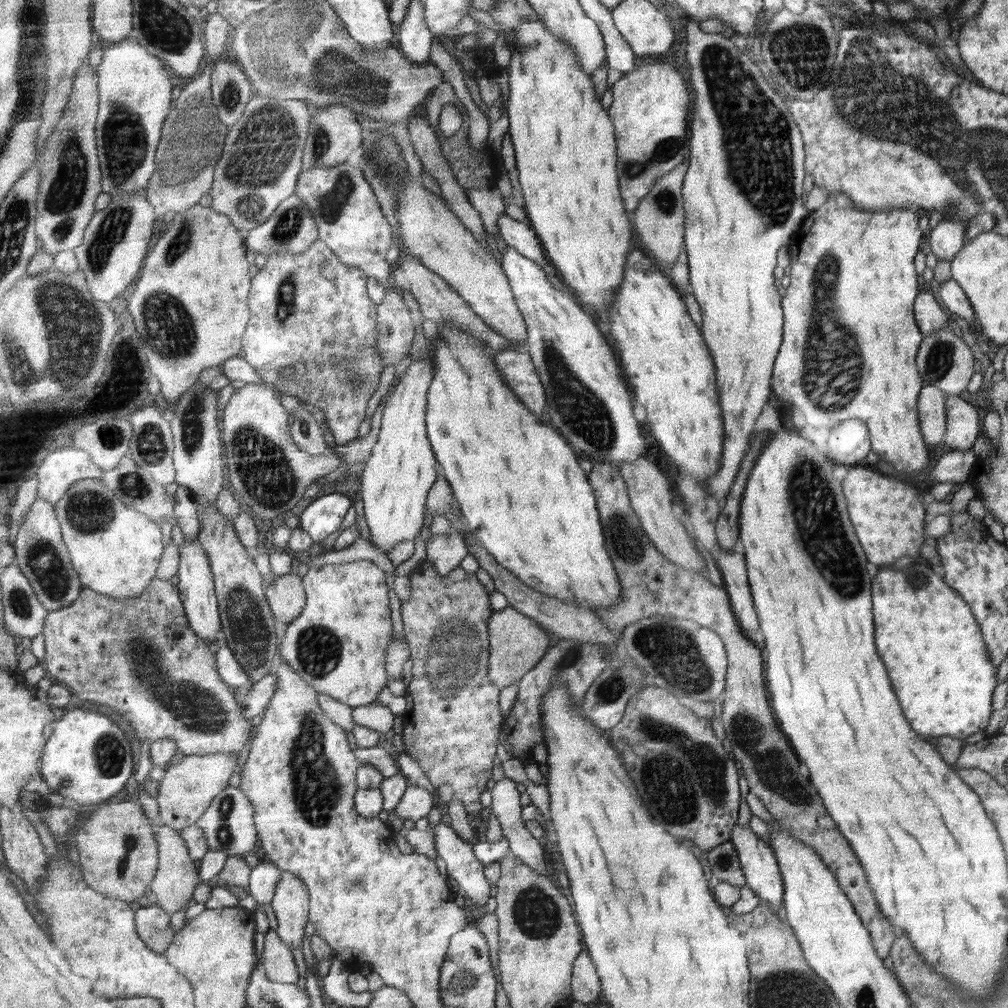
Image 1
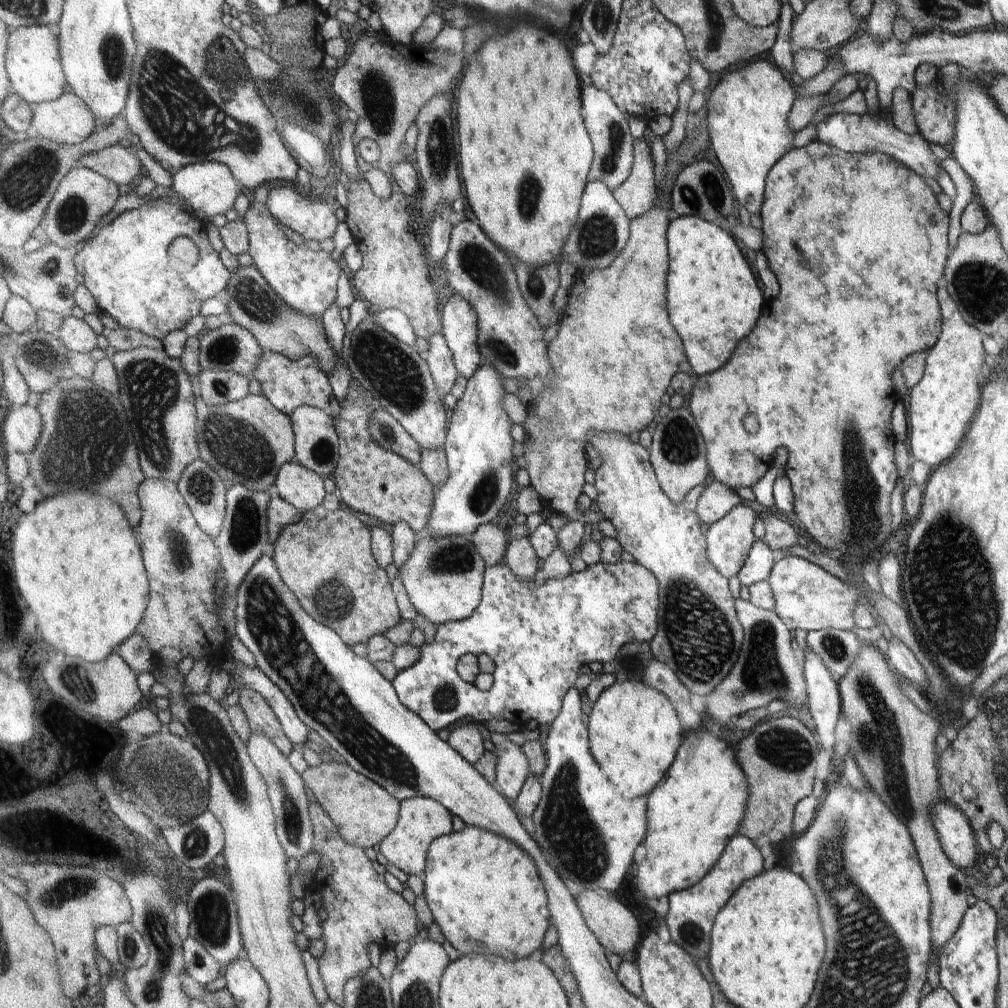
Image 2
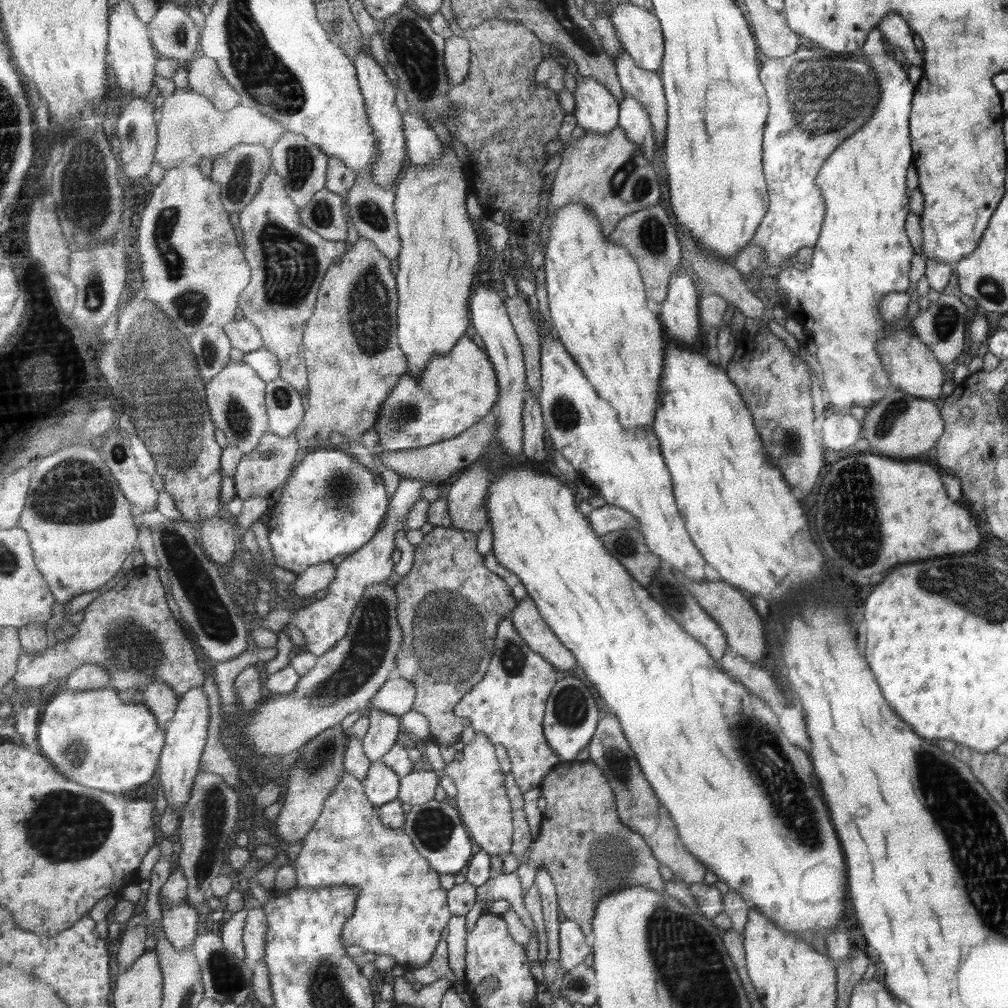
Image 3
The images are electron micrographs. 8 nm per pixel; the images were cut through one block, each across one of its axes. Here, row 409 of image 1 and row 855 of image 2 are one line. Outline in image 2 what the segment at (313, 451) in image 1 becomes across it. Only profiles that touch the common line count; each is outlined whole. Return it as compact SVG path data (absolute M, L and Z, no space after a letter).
M252 732L248 742L248 751L251 760L258 765L267 782L272 806L275 810L275 816L277 816L279 840L282 841L283 848L287 852L287 858L294 864L315 850L314 824L310 816L305 781L302 775L298 774L297 770L291 766L291 762L285 758L283 752L273 744L273 740L265 734Z

